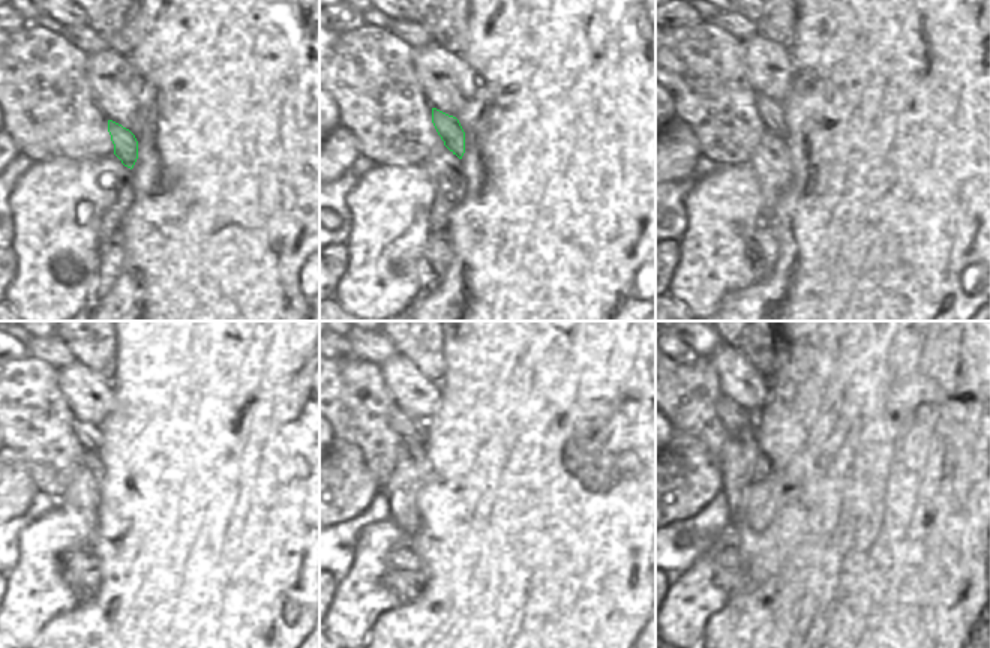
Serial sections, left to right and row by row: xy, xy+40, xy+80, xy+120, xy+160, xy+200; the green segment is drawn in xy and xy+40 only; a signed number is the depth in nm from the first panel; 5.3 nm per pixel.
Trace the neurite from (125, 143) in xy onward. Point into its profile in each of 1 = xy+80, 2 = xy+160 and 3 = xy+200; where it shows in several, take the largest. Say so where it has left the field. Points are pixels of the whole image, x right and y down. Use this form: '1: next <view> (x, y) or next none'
1: next xy+80 (770, 111)
2: next xy+160 (401, 422)
3: next xy+200 (735, 419)

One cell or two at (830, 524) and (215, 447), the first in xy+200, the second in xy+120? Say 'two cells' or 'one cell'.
one cell

